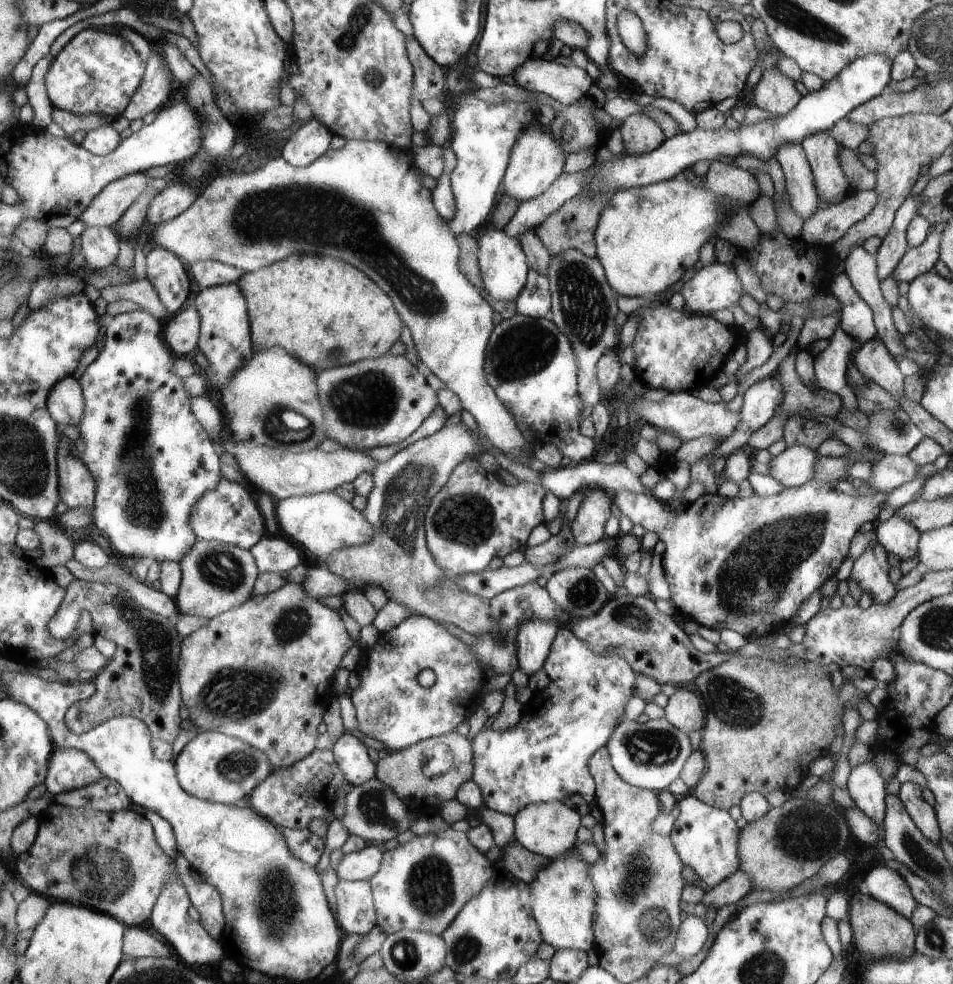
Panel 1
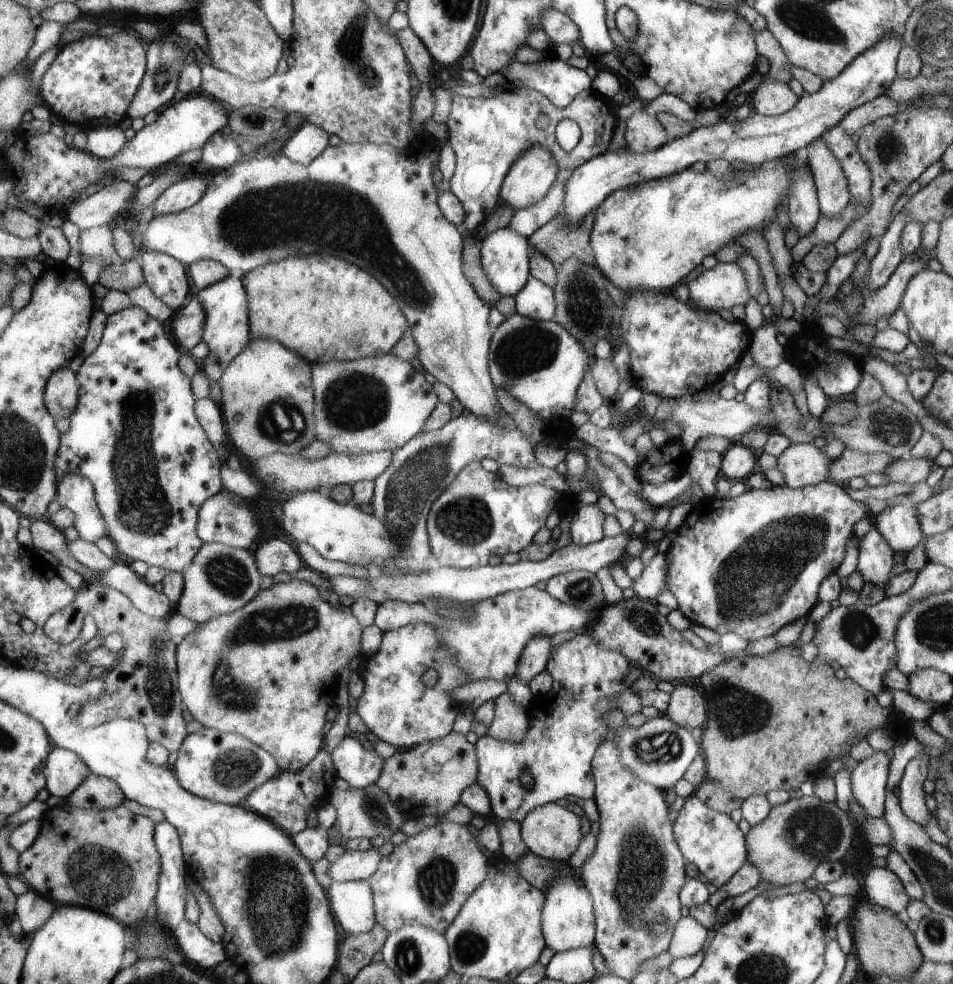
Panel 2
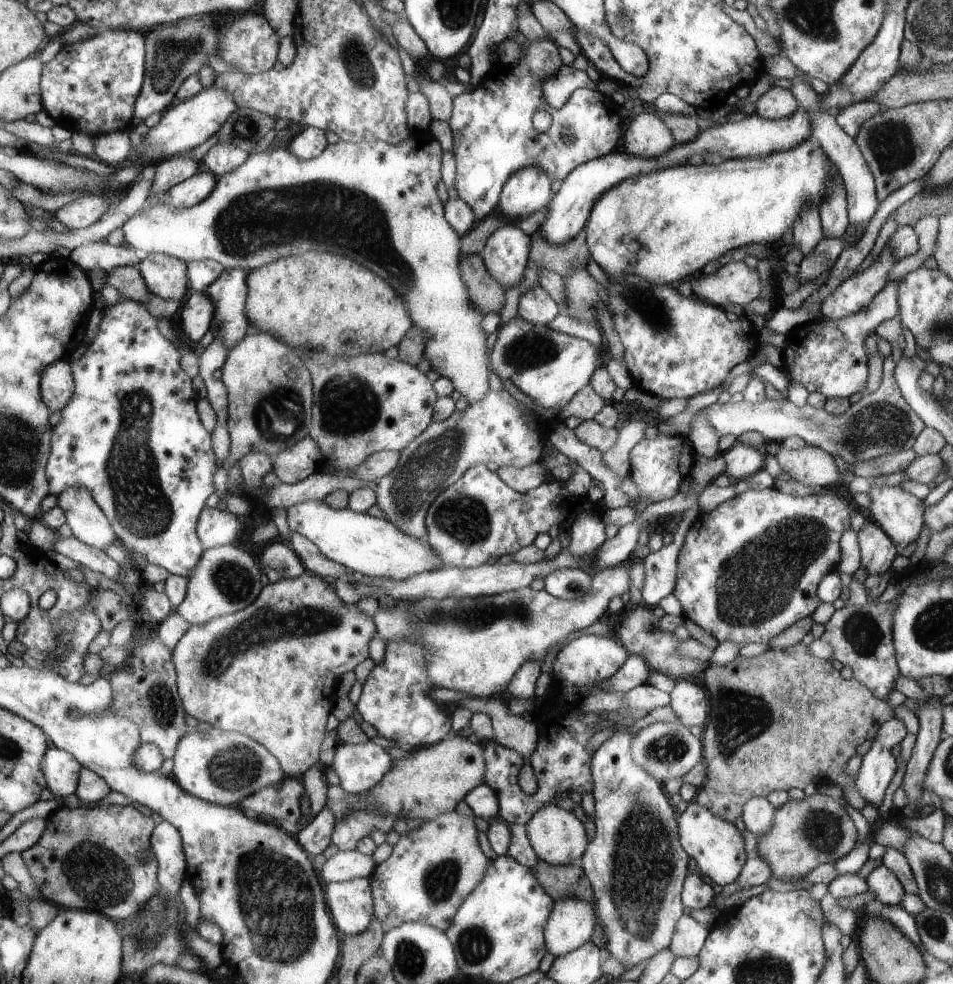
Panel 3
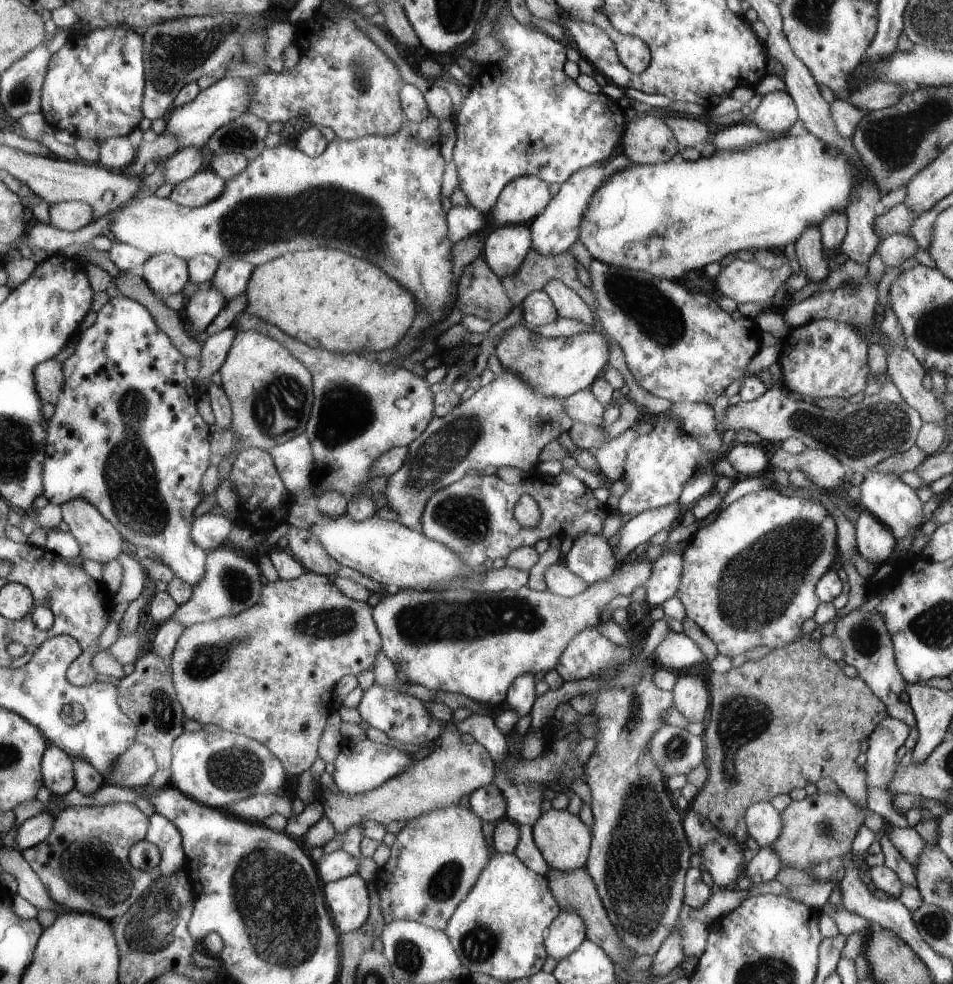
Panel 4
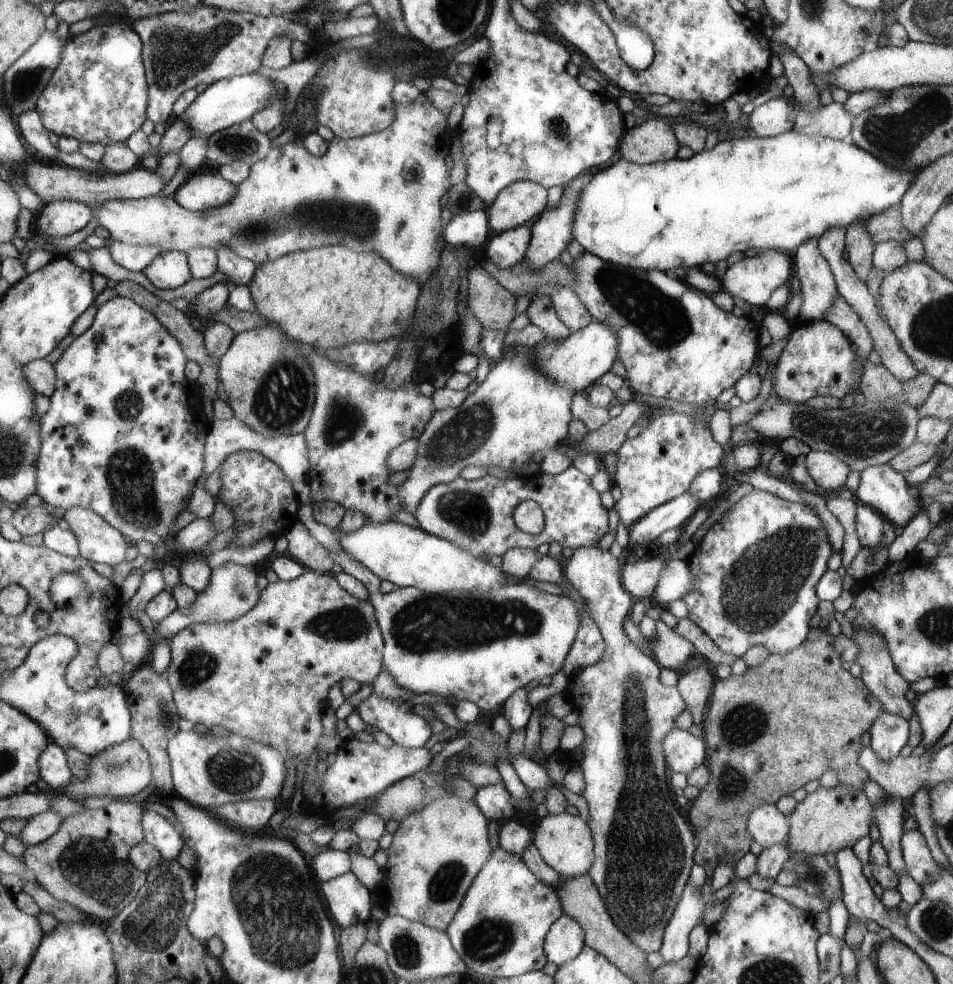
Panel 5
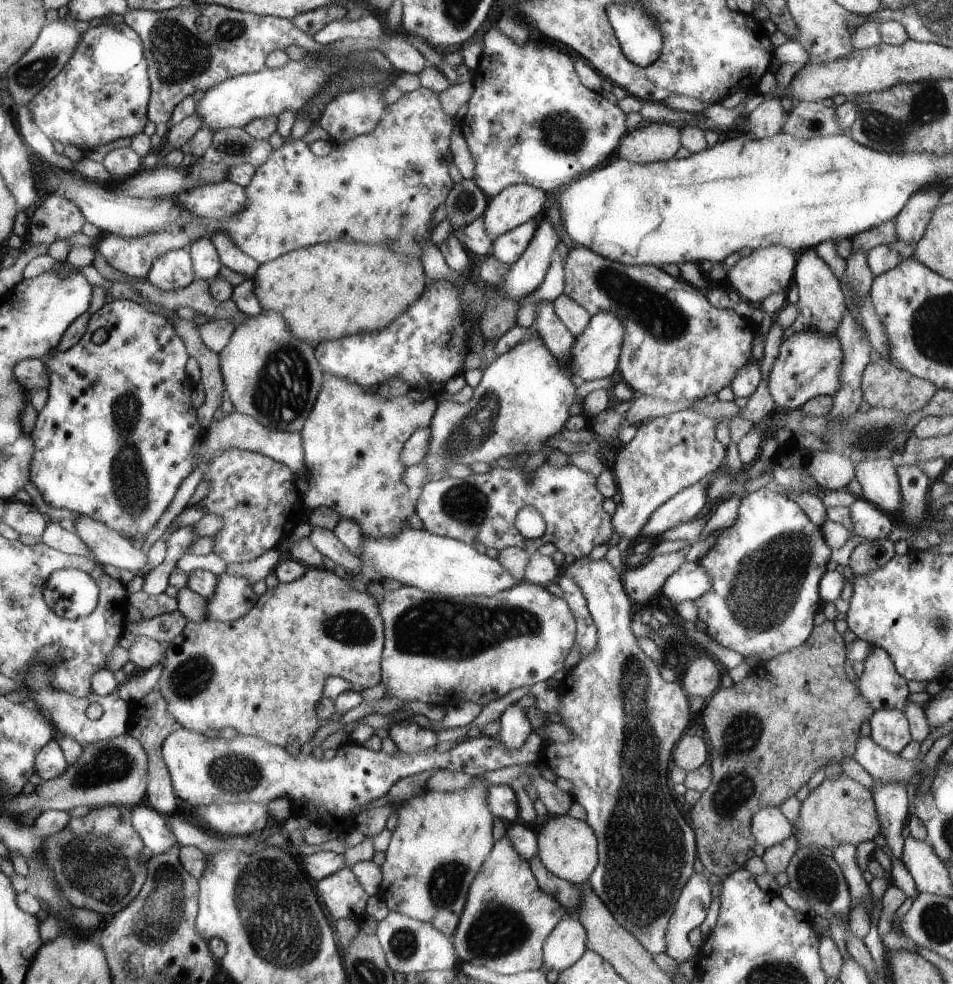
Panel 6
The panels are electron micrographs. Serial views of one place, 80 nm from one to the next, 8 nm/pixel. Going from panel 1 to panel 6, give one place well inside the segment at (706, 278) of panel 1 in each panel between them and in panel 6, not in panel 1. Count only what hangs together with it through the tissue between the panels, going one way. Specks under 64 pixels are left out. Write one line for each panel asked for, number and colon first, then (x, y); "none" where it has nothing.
2: (723, 286)
3: (737, 283)
4: (743, 282)
5: (752, 280)
6: (768, 270)

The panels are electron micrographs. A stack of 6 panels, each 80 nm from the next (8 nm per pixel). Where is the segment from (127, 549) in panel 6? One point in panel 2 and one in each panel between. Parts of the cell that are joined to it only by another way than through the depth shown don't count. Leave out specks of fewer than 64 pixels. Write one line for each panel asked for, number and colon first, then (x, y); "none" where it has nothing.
2: (75, 491)
3: (89, 523)
4: (99, 540)
5: (99, 542)

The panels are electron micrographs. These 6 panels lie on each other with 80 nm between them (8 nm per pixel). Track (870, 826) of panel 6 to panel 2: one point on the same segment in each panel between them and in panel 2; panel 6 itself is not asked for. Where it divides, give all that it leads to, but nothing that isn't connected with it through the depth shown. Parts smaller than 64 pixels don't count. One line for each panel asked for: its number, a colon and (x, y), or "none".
2: (797, 836)
3: (806, 833)
4: (823, 826)
5: (831, 819)

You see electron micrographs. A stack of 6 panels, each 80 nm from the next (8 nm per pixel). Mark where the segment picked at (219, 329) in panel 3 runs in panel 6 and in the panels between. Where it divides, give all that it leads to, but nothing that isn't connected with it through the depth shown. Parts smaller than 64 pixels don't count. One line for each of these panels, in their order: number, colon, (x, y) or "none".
4: (232, 277)
5: (241, 271)
6: (231, 256)

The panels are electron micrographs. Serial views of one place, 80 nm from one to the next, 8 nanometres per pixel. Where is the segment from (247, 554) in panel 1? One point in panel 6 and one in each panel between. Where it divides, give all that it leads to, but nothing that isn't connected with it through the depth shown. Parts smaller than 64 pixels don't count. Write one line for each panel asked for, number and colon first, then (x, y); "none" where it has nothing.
2: (221, 579)
3: (227, 580)
4: (232, 585)
5: (233, 591)
6: (235, 597)

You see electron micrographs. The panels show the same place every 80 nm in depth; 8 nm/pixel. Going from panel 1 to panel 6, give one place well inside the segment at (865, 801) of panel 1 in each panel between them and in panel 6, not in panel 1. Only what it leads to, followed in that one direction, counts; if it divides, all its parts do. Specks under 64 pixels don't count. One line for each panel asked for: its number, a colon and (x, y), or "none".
2: (869, 777)
3: (879, 766)
4: (892, 734)
5: (890, 733)
6: (889, 728)

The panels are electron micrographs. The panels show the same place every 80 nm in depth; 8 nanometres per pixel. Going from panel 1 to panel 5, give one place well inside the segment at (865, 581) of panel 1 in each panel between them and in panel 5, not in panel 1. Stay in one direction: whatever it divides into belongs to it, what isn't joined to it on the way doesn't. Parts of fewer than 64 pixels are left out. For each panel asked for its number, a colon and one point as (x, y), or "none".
2: (876, 557)
3: (877, 550)
4: (874, 541)
5: (873, 531)

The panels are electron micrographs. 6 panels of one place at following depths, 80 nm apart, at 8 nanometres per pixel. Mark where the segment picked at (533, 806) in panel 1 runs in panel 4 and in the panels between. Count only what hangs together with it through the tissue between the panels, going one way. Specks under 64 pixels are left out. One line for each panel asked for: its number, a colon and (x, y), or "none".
2: (552, 832)
3: (557, 836)
4: (563, 841)

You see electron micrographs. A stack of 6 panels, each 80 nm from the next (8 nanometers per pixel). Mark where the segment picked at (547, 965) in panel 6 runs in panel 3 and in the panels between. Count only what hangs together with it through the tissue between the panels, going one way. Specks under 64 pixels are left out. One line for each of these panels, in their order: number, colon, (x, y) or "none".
3: (571, 924)
4: (567, 934)
5: (566, 939)

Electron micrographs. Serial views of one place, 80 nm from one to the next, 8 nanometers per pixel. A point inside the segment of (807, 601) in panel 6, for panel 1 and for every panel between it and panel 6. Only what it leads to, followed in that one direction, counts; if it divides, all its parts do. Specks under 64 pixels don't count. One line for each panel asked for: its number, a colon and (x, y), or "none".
1: (747, 564)
2: (751, 564)
3: (748, 571)
4: (749, 578)
5: (757, 569)

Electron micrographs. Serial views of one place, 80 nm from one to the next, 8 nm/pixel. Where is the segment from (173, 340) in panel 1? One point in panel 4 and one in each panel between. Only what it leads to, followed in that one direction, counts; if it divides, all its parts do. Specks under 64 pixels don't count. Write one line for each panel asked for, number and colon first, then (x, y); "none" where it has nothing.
2: (187, 324)
3: (196, 314)
4: (205, 305)

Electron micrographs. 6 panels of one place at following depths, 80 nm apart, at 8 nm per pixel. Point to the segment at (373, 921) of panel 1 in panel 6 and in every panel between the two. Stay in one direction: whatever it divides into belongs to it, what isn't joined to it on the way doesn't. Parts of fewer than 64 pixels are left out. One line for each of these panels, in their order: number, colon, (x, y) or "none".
2: (352, 901)
3: (350, 902)
4: (348, 899)
5: (350, 903)
6: (341, 892)

